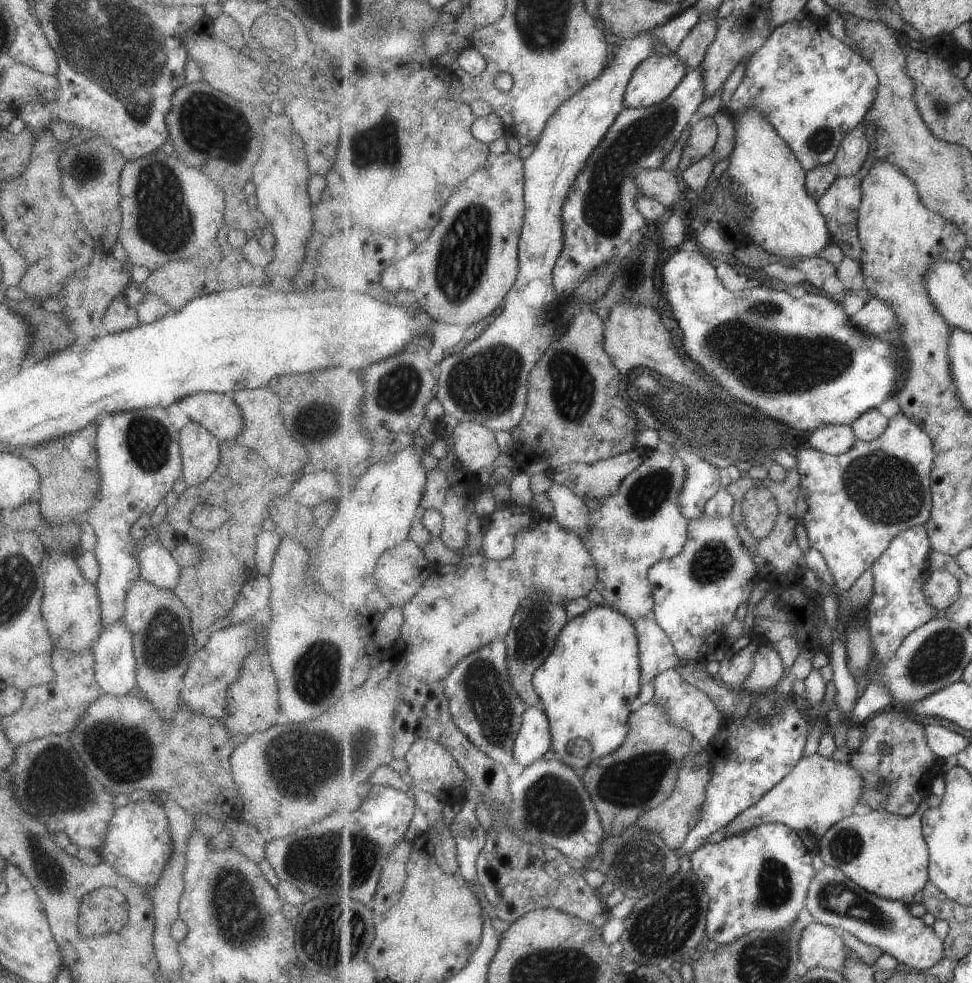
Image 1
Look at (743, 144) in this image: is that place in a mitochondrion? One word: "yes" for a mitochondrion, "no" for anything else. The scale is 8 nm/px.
no

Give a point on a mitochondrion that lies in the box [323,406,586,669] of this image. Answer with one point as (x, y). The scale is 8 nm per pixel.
(531, 629)

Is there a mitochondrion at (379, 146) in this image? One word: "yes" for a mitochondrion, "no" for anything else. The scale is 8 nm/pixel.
yes

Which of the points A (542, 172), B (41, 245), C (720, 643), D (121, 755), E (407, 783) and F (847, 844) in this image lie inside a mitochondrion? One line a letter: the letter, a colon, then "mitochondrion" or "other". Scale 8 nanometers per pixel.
A: other
B: other
C: other
D: mitochondrion
E: other
F: mitochondrion

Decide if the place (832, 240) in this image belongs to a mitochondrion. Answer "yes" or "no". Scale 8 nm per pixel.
no

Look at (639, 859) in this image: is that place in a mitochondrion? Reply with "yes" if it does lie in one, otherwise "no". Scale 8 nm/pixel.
yes

